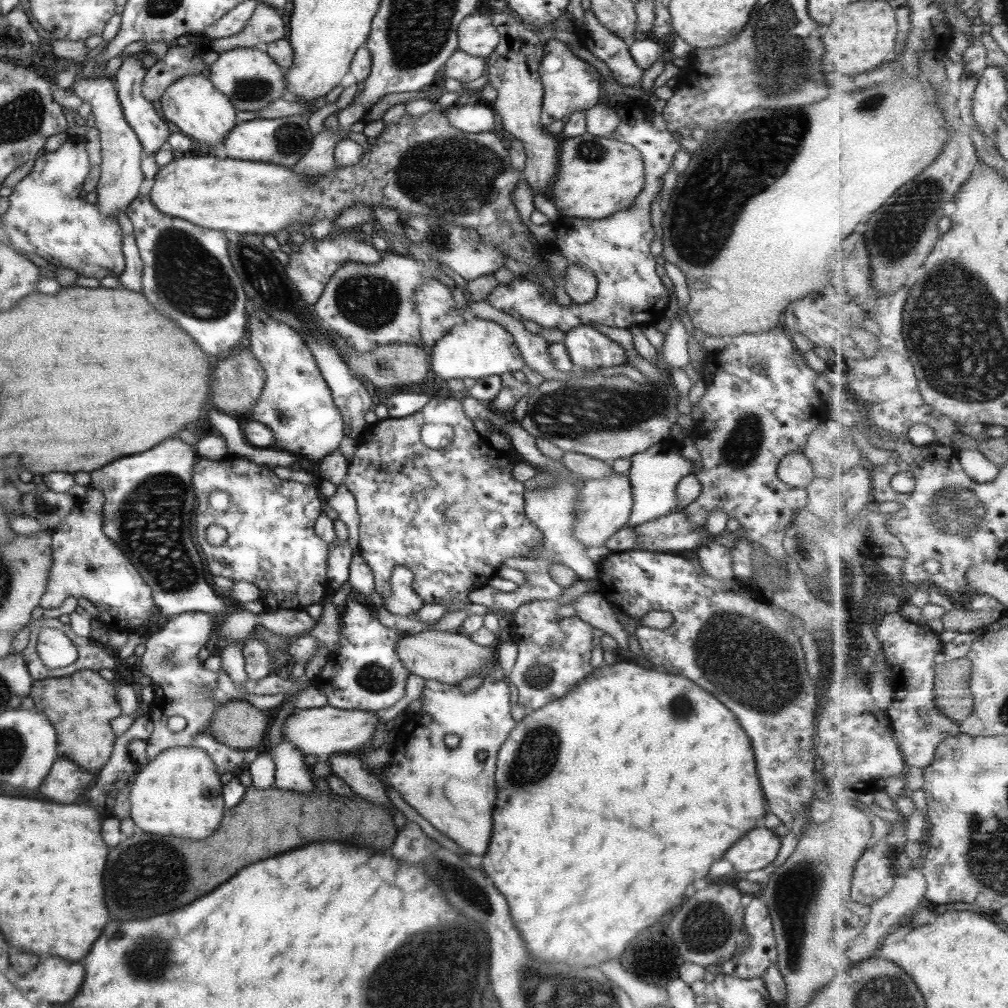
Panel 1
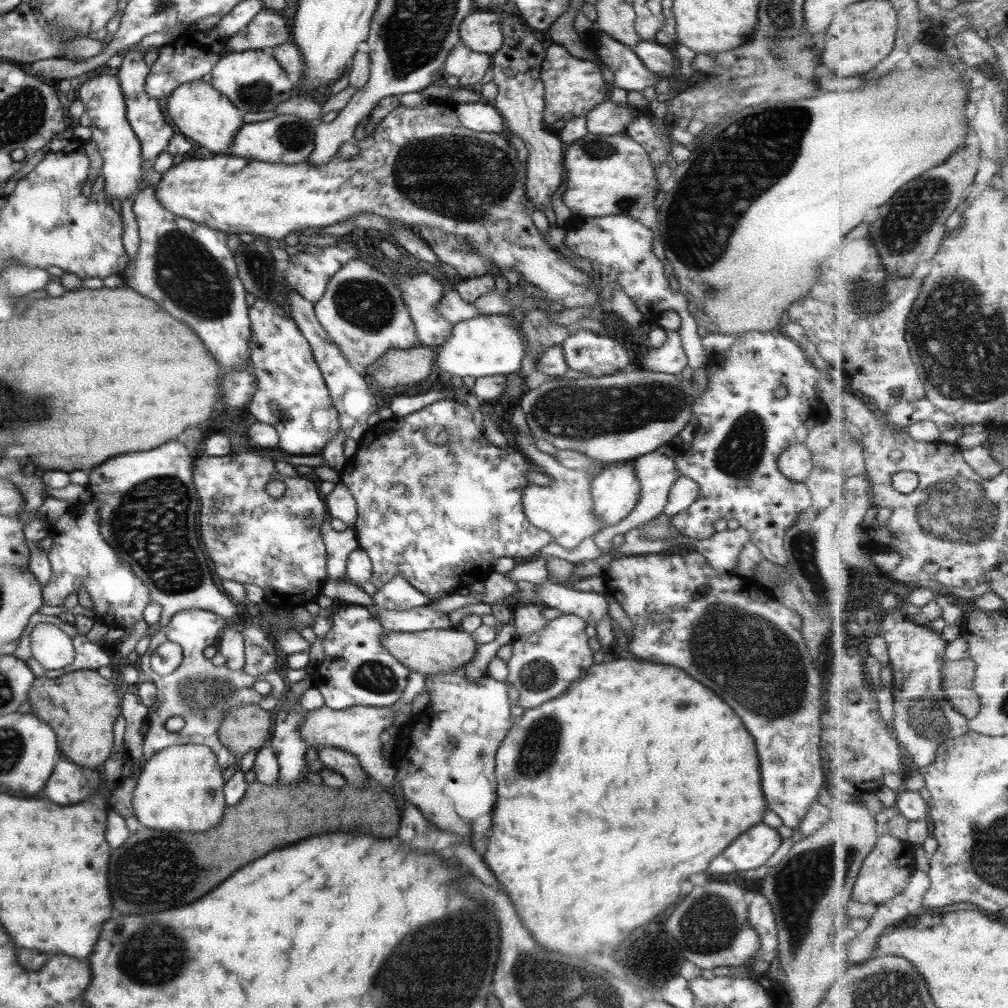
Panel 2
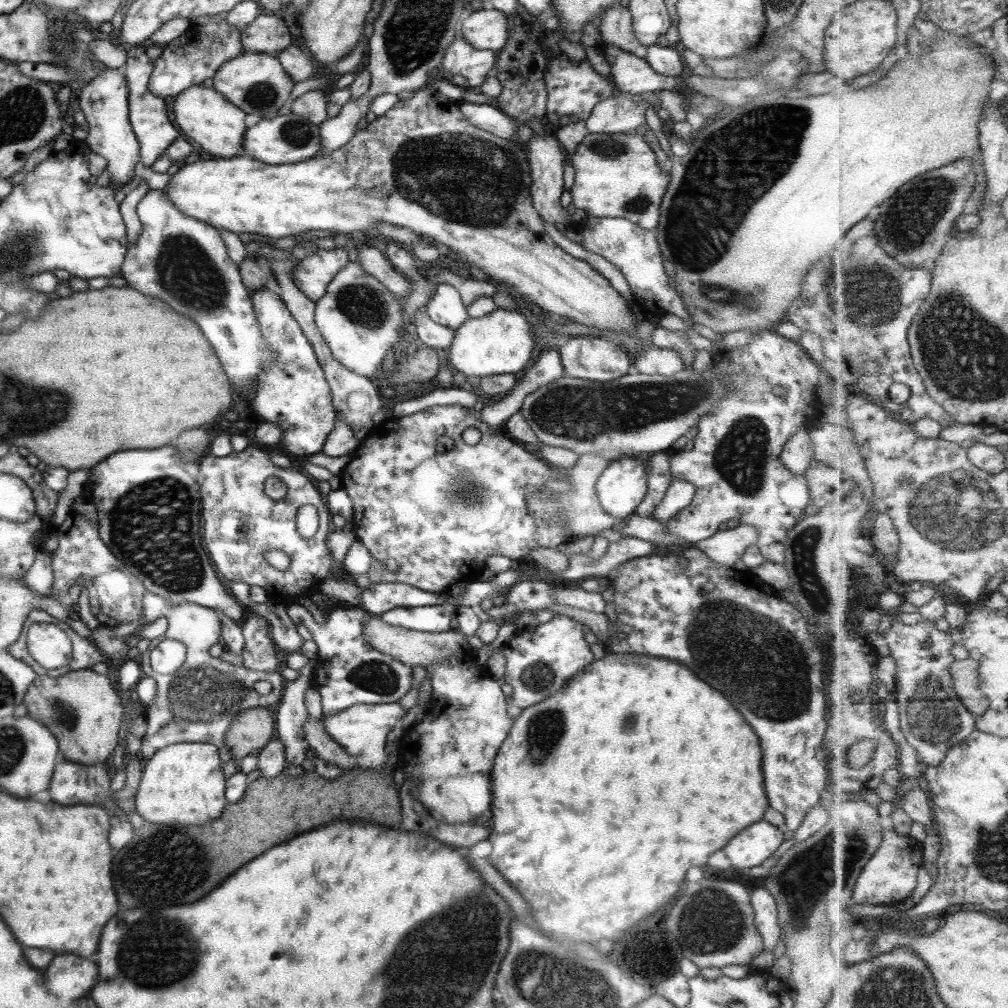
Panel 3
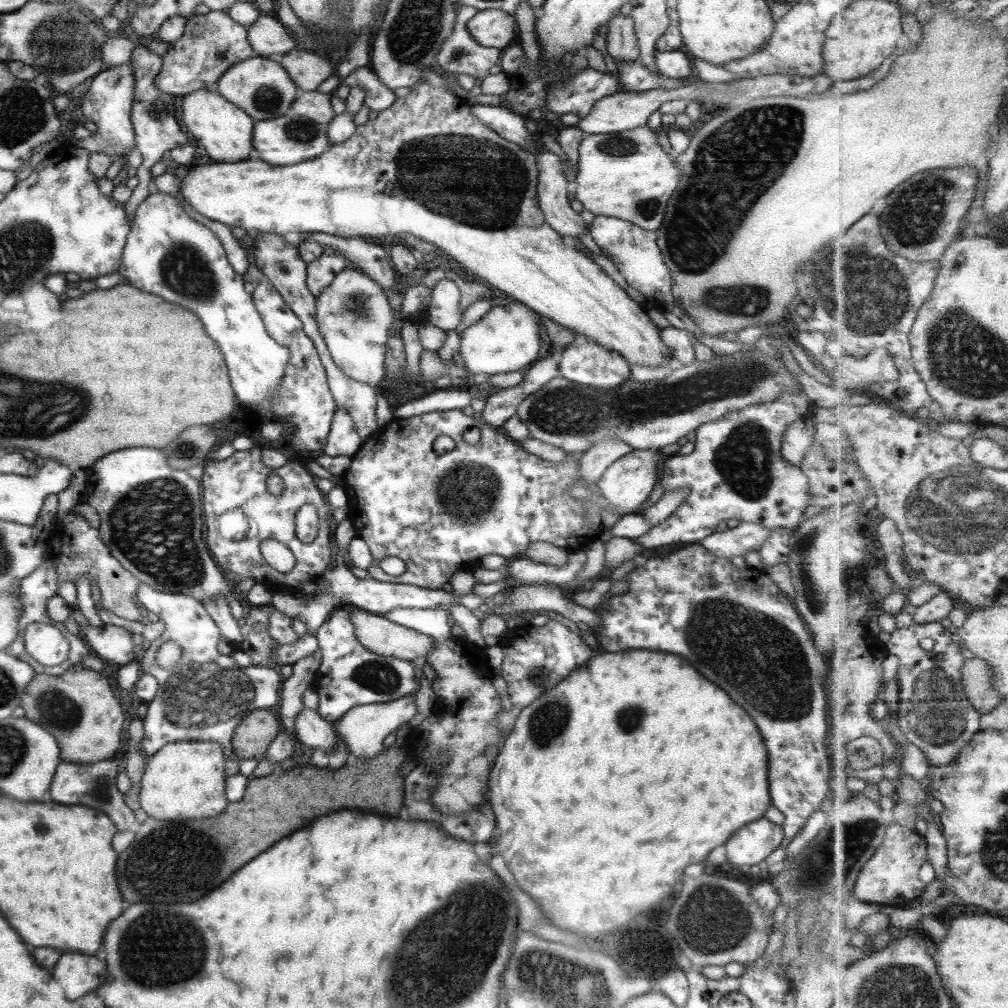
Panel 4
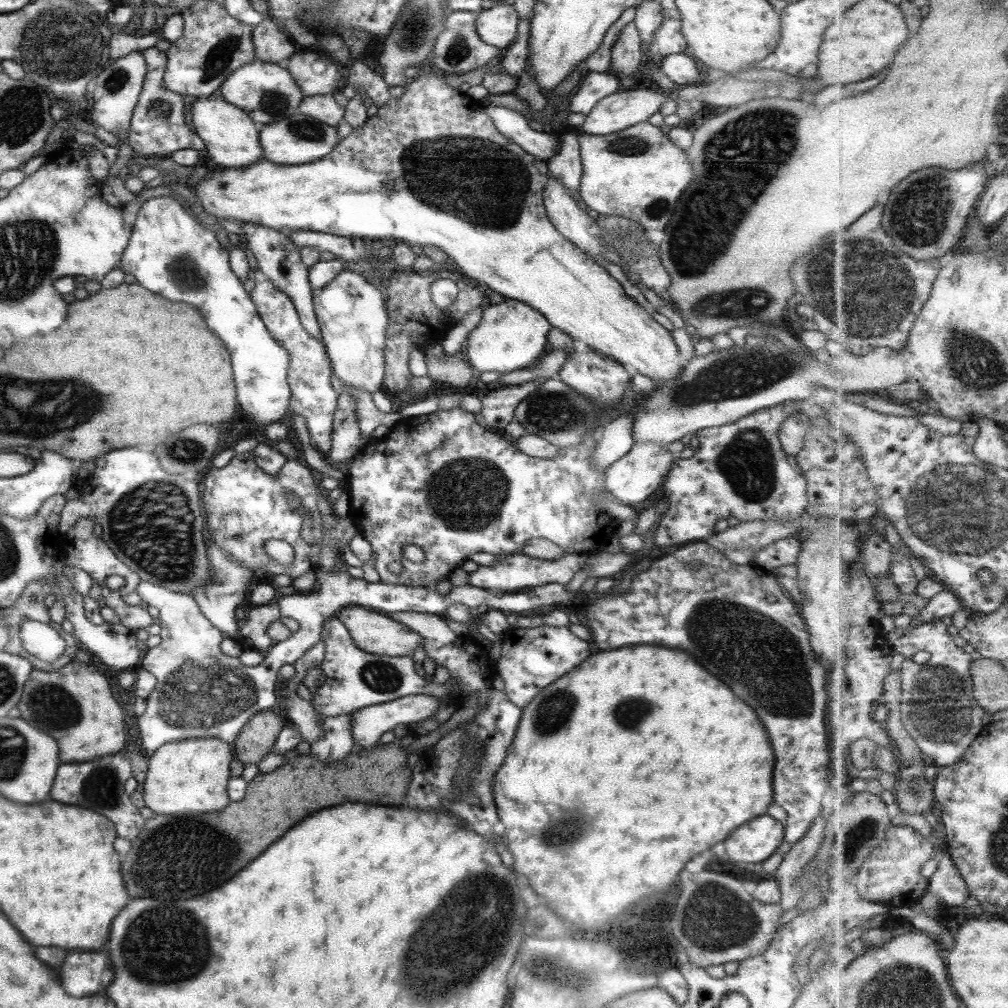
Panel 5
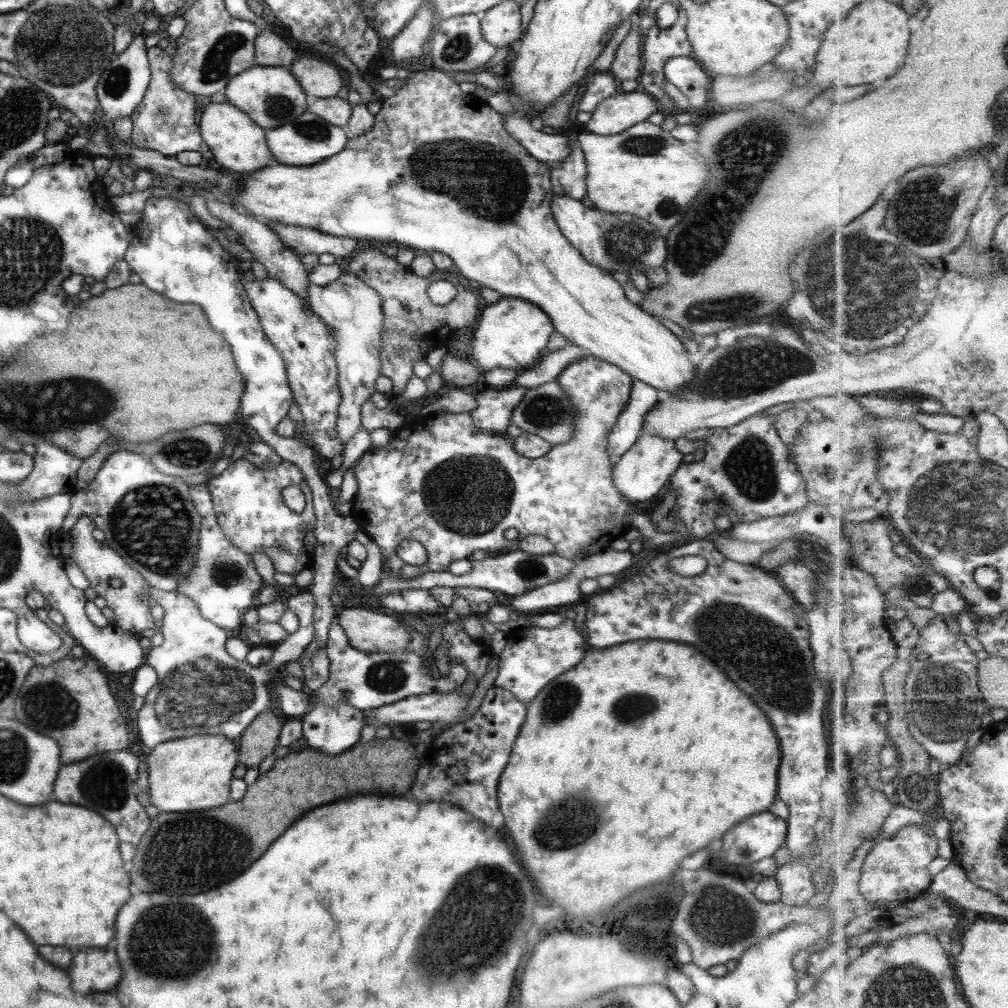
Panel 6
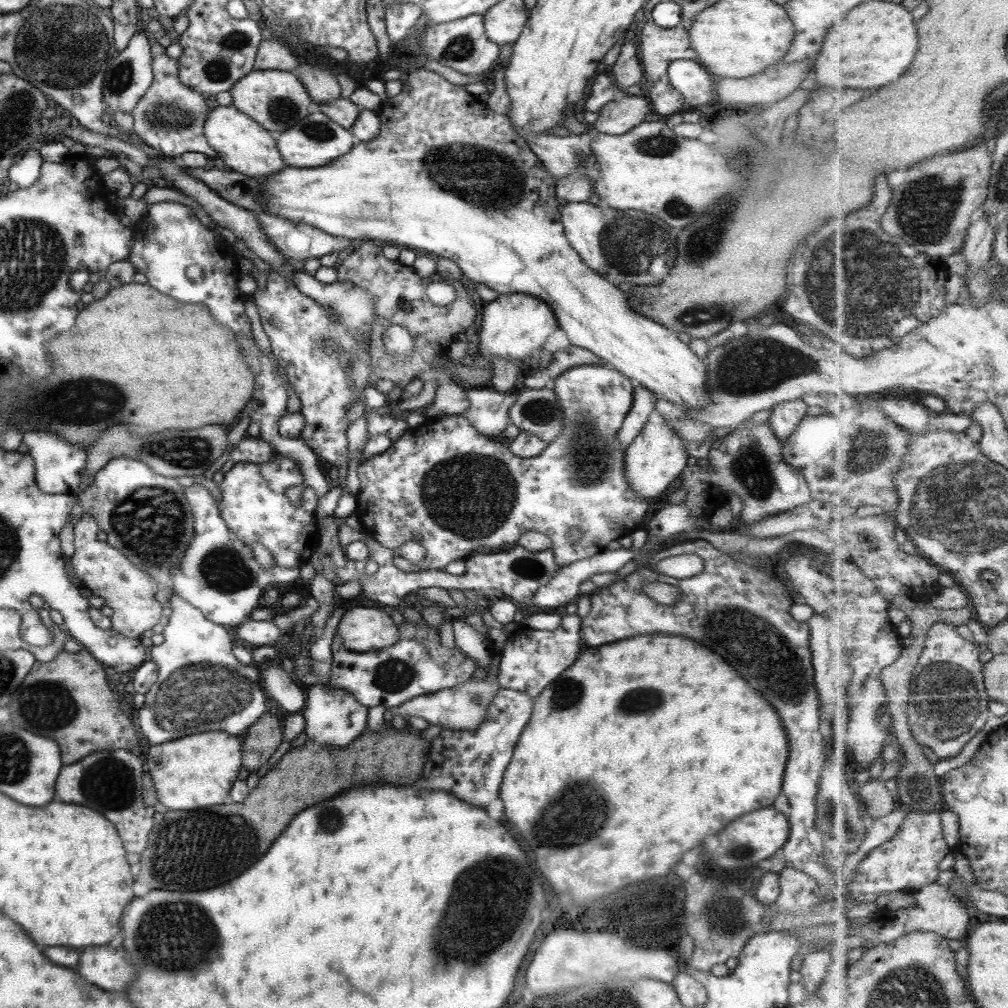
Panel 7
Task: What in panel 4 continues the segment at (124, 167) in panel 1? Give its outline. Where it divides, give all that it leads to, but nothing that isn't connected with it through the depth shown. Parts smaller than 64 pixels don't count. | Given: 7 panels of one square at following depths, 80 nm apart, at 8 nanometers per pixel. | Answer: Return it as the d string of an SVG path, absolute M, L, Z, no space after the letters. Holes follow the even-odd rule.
M130 61L128 64L105 67L99 71L91 80L91 84L85 92L82 102L82 114L87 120L95 125L95 134L90 134L88 138L81 140L77 146L87 152L107 153L113 159L125 158L125 155L134 147L134 134L130 121L130 106L133 94L132 68Z

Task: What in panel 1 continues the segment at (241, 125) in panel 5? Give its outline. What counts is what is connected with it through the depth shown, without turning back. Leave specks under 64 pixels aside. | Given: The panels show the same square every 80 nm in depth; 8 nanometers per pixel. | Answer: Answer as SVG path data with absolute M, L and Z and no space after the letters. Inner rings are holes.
M200 72L186 74L166 86L159 102L161 114L166 122L171 122L183 135L205 144L210 150L216 144L223 142L227 132L236 124L235 112L237 110L229 99L221 94Z

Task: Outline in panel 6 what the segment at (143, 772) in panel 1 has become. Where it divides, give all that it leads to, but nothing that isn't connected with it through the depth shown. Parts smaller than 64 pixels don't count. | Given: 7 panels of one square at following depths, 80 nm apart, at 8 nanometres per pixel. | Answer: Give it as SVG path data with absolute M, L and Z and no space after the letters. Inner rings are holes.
M199 734L166 741L153 747L144 757L148 775L149 802L161 812L208 811L230 802L229 785L233 776L231 771L238 762L237 744L227 740L223 735Z

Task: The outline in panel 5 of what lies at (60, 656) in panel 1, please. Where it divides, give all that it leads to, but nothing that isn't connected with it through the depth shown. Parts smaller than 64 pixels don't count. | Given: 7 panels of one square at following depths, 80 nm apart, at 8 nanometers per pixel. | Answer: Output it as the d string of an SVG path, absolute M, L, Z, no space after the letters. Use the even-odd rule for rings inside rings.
M21 623L19 632L22 648L41 662L55 662L65 651L65 642L44 623Z

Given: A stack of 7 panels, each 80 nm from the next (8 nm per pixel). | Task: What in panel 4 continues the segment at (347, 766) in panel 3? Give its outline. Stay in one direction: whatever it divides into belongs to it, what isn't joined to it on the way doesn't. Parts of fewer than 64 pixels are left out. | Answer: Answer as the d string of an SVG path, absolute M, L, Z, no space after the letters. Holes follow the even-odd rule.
M302 708L295 717L294 731L299 744L321 752L335 749L335 734L332 723L323 720L315 710Z

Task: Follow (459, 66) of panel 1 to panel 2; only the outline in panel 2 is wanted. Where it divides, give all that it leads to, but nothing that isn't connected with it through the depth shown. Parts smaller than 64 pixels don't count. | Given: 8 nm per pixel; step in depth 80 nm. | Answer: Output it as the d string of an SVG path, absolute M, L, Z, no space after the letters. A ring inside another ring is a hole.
M458 43L444 60L443 72L457 78L457 87L469 88L479 82L487 68L490 68L490 58L491 55L471 52Z

